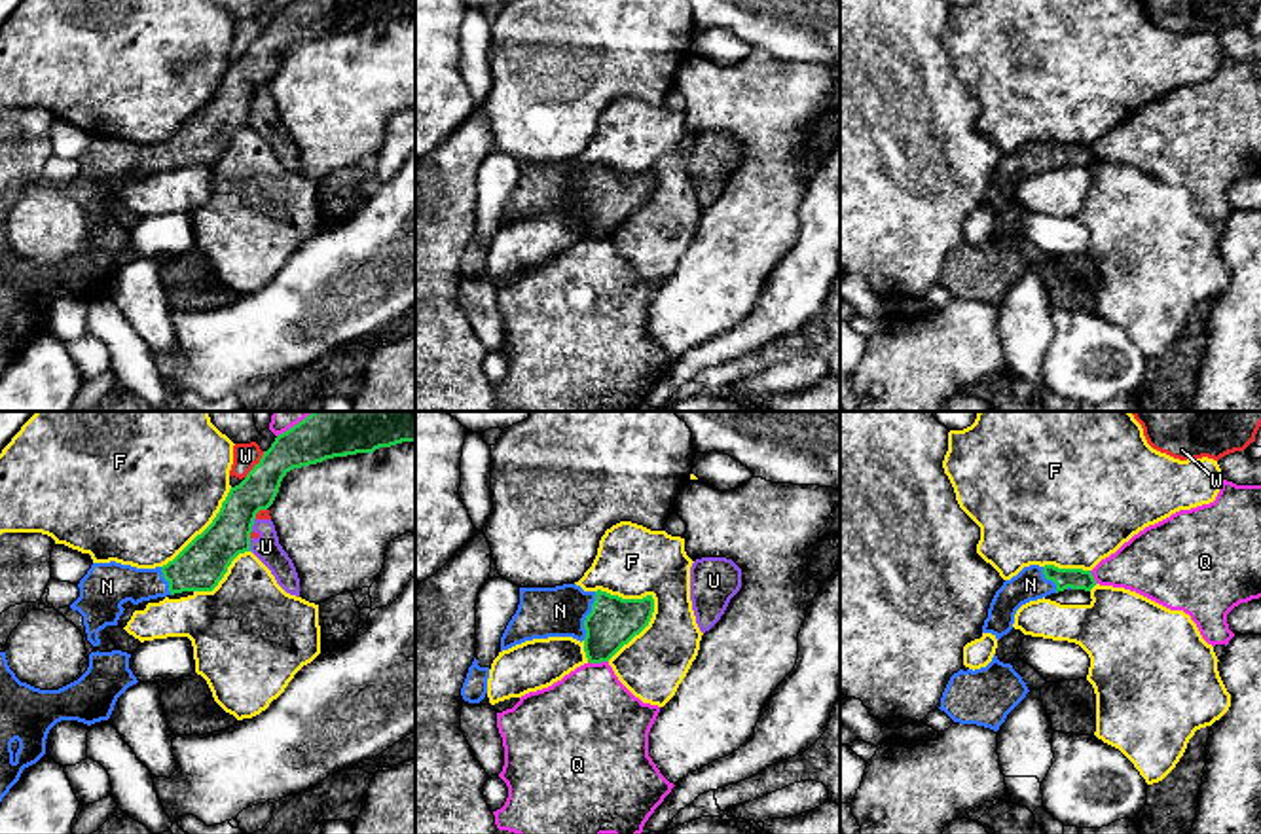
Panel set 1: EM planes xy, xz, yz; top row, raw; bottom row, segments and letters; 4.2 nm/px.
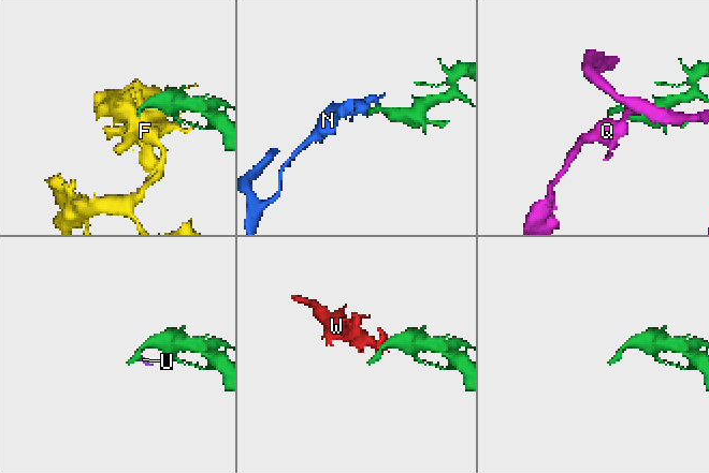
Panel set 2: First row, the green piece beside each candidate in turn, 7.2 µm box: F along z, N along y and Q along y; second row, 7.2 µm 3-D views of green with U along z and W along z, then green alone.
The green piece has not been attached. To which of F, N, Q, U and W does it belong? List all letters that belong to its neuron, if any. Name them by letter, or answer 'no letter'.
N

